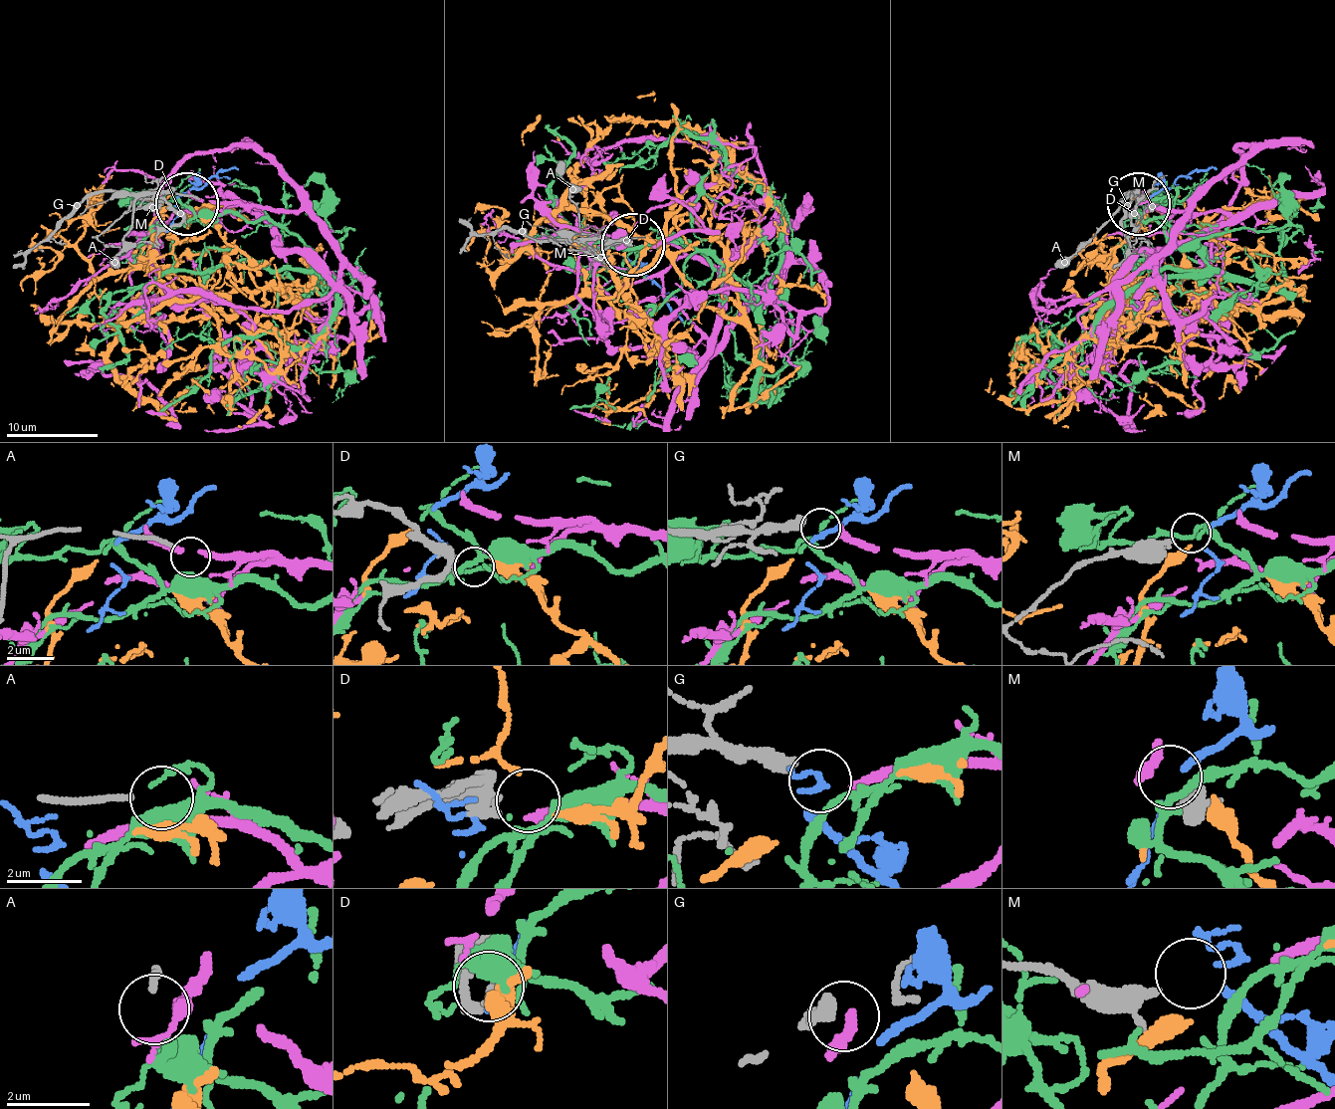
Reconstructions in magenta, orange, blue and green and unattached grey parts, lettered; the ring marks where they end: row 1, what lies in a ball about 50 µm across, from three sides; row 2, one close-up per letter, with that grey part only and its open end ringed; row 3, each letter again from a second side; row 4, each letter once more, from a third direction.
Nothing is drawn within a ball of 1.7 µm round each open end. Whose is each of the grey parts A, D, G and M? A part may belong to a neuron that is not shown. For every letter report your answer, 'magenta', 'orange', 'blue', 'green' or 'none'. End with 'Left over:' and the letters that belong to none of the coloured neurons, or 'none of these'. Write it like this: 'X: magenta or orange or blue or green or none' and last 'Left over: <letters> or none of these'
A: none
D: orange
G: magenta
M: blue
Left over: A

